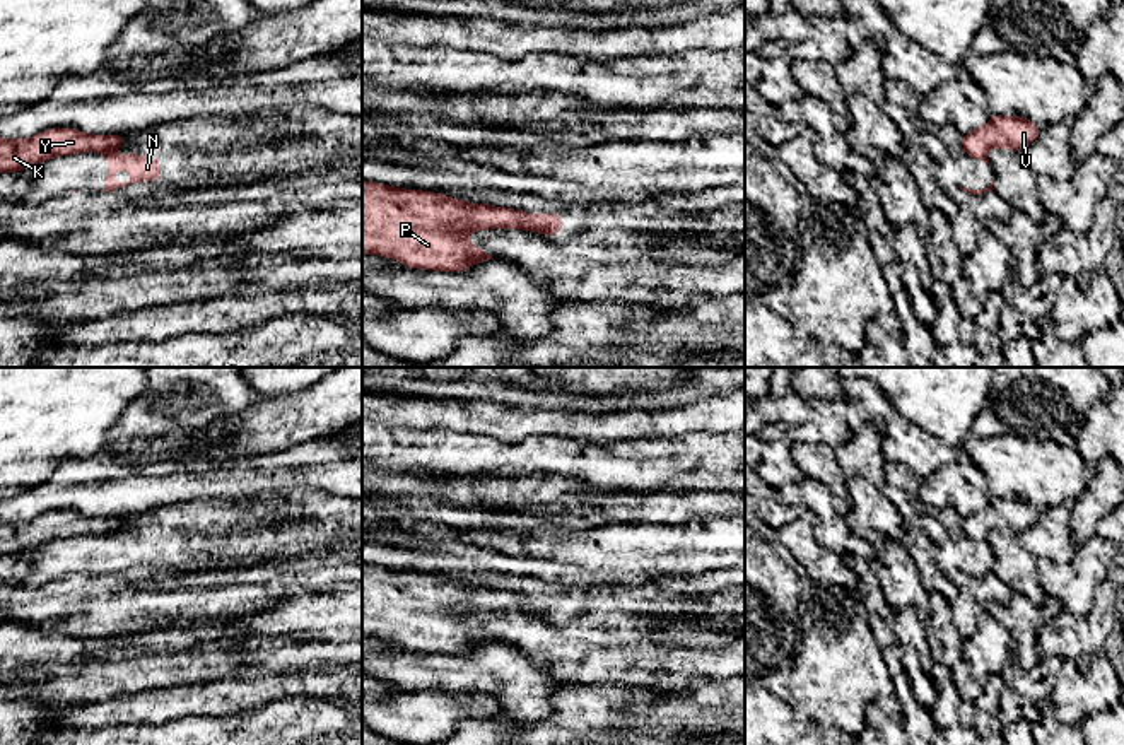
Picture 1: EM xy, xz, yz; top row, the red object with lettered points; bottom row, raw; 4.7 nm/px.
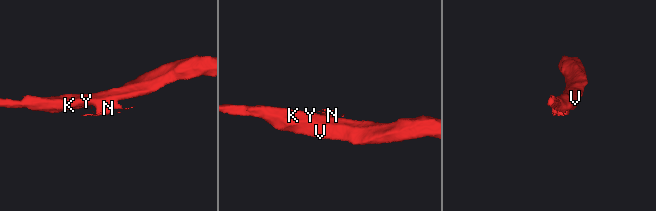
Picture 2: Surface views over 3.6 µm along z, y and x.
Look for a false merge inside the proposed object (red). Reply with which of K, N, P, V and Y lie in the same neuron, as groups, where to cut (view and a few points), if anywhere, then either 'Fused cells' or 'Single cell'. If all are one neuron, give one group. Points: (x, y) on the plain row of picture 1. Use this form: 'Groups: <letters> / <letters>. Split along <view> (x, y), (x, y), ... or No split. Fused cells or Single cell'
Groups: K P V Y / N. Split along xz (523, 595), (533, 612). Fused cells

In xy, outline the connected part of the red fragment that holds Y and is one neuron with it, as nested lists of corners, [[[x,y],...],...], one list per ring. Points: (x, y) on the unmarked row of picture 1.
[[[48,511],[31,521],[0,521],[0,555],[19,555],[43,543],[84,535],[111,535],[126,518],[94,518],[77,511]]]

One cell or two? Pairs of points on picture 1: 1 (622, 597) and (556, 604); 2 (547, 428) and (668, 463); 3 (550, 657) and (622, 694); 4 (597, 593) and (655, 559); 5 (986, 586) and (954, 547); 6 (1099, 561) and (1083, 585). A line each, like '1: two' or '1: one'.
1: one
2: two
3: two
4: two
5: two
6: one

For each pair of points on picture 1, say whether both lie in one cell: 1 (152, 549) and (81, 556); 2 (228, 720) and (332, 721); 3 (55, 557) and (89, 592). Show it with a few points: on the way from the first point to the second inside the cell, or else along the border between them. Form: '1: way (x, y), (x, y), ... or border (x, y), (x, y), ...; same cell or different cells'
1: way (135, 549), (98, 554); same cell
2: way (253, 720), (269, 718), (277, 713), (306, 713); same cell
3: border (70, 571), (45, 585); different cells

